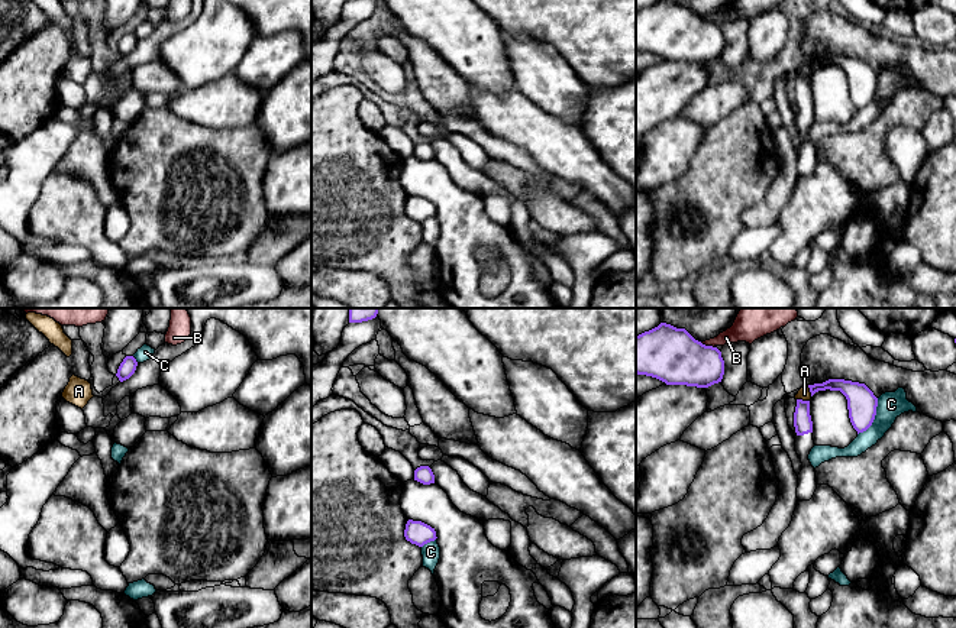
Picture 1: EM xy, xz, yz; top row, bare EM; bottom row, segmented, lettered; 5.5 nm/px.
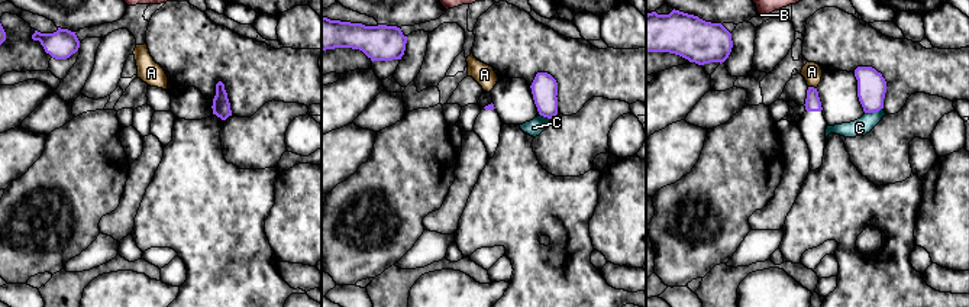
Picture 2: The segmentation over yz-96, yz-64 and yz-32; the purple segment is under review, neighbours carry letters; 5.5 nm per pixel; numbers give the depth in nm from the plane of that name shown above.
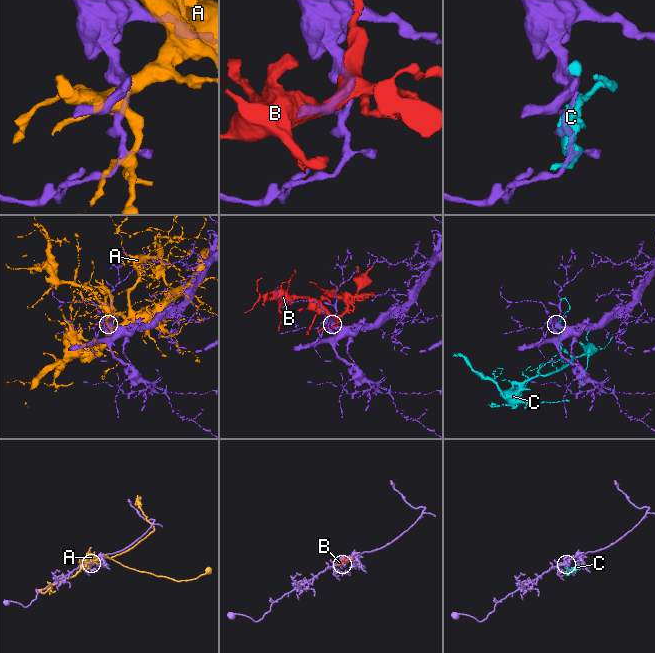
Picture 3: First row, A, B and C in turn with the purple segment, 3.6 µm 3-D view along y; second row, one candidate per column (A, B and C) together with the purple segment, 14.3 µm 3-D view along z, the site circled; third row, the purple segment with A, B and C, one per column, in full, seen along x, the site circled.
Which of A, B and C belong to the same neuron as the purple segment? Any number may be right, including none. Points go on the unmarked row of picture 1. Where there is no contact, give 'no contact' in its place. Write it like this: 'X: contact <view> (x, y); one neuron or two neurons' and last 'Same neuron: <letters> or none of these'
A: contact yz (801, 75); two neurons
B: contact yz (707, 22); two neurons
C: contact yz (874, 94); two neurons
Same neuron: none of these

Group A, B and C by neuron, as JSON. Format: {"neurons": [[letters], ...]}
{"neurons": [["A"], ["B"], ["C"]]}

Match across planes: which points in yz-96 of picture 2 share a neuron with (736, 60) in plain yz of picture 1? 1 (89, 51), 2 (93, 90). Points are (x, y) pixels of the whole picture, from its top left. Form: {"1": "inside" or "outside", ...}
{"1": "inside", "2": "outside"}

